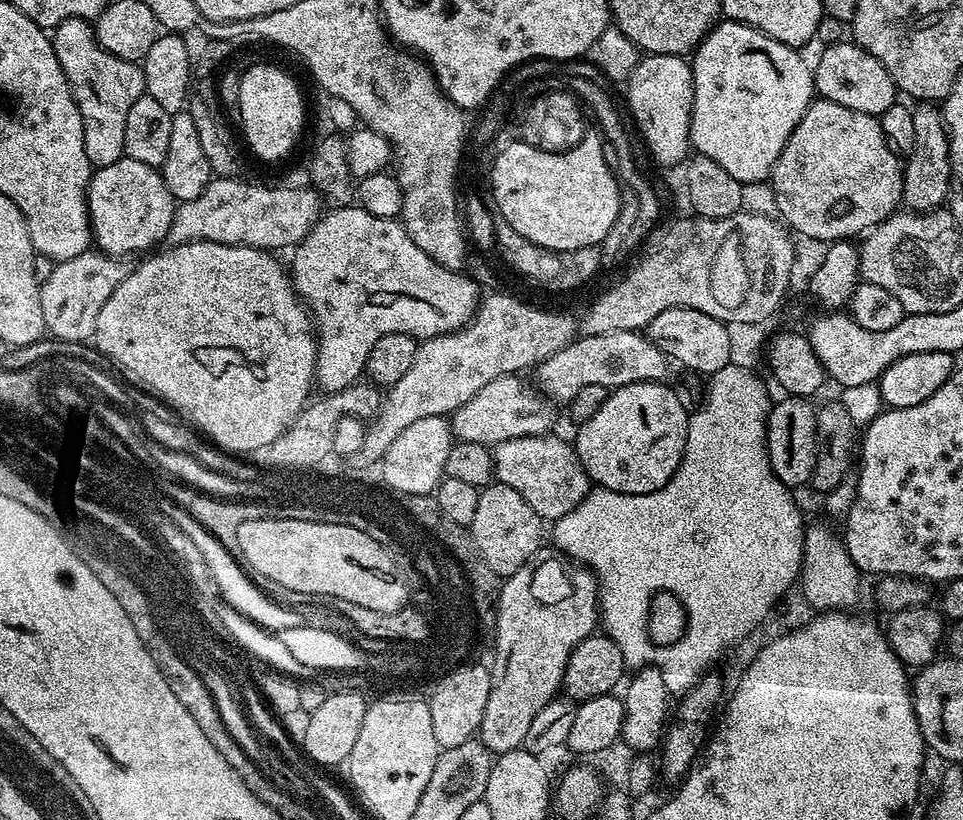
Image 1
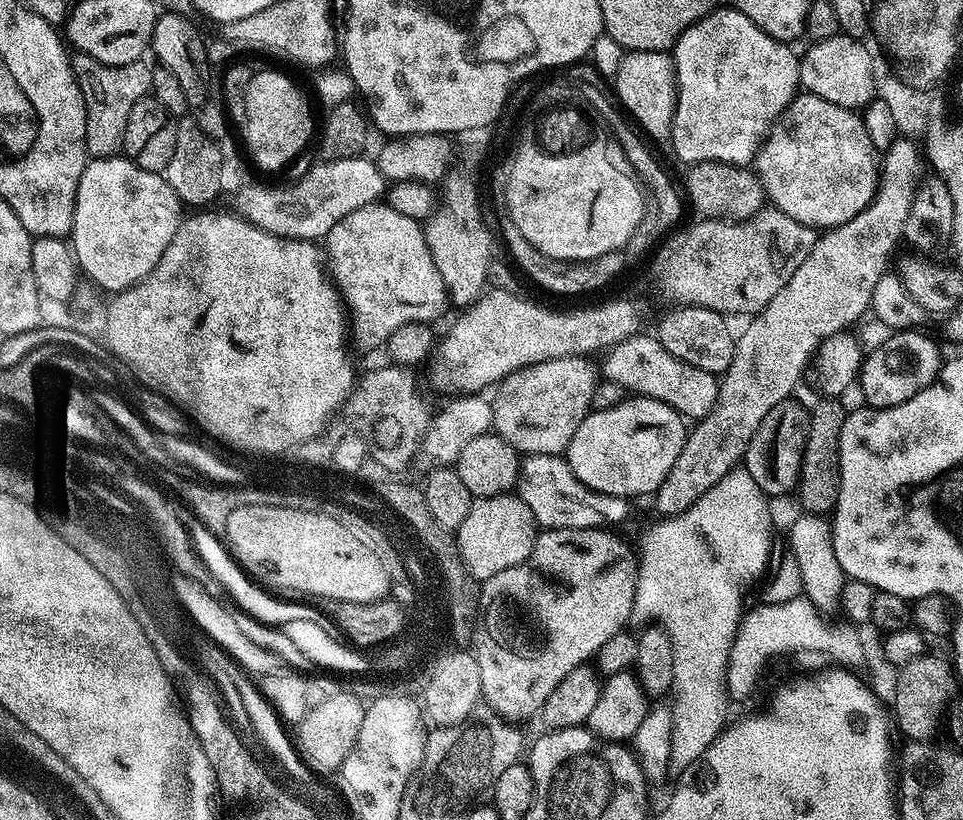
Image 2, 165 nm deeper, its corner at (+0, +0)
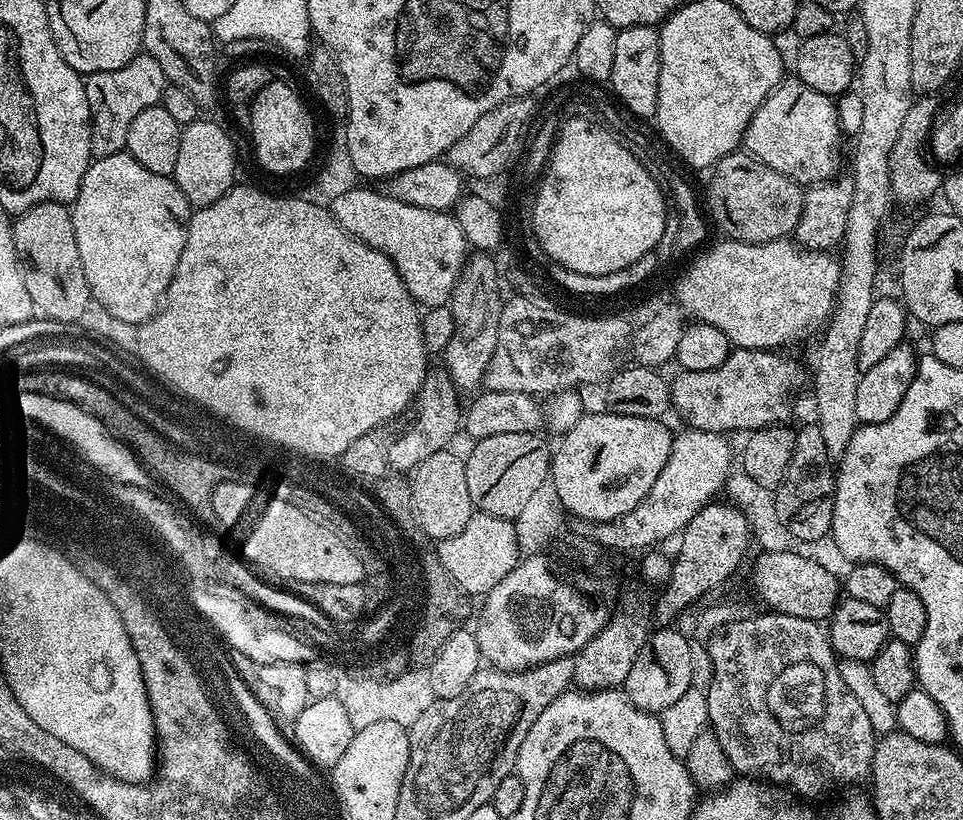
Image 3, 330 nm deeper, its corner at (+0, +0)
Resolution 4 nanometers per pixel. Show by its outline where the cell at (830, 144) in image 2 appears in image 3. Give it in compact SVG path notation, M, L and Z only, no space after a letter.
M785 78L762 102L762 106L758 106L754 118L750 118L744 131L742 148L758 162L770 166L770 170L786 174L786 178L796 181L801 186L815 186L831 181L837 175L836 167L840 164L840 140L842 141L842 133L836 100L826 94L818 94L818 90L810 90L810 86L806 86L800 80Z

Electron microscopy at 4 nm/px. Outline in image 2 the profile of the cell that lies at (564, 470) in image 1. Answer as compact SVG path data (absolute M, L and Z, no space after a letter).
M525 455L518 481L518 495L530 506L537 525L549 528L603 528L611 529L628 516L629 497L611 496L590 490L574 474L563 455Z

